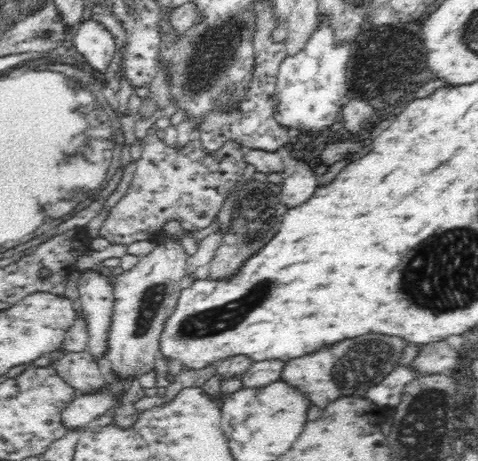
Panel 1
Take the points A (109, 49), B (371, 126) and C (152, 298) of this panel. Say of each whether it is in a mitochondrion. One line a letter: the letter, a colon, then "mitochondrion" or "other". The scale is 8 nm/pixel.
A: other
B: other
C: mitochondrion

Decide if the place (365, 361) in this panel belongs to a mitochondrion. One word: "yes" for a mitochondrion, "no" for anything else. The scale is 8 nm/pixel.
yes

